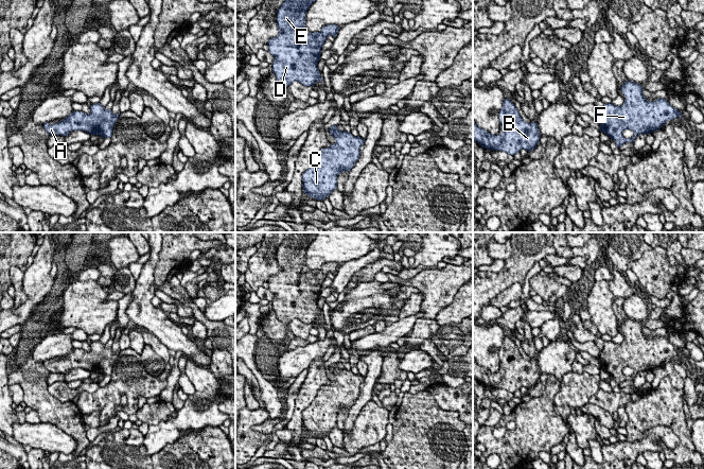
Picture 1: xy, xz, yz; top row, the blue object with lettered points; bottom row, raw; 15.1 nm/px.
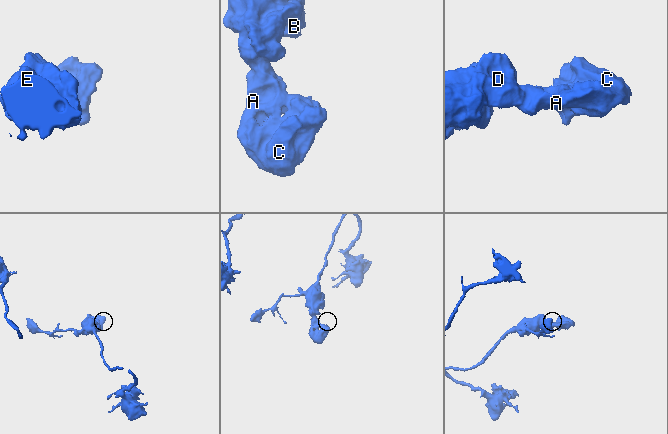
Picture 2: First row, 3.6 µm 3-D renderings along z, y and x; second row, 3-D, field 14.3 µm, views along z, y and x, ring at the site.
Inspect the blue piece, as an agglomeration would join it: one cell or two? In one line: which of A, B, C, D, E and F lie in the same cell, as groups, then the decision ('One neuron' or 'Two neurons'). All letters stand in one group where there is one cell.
Groups: A B C D E F. One neuron

